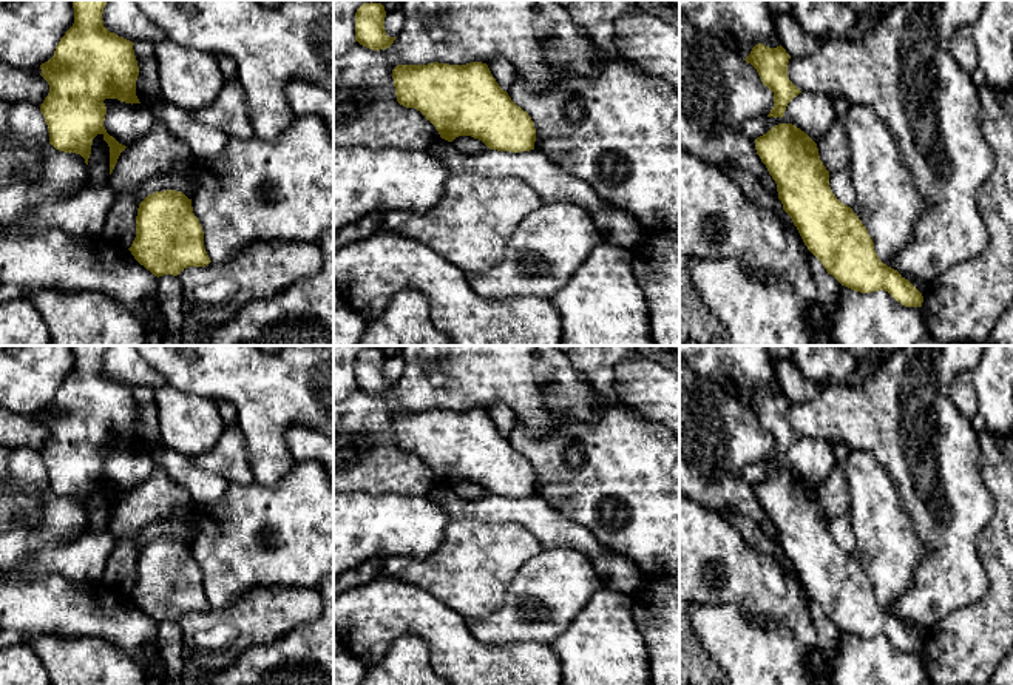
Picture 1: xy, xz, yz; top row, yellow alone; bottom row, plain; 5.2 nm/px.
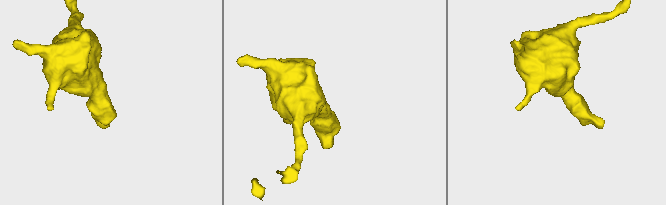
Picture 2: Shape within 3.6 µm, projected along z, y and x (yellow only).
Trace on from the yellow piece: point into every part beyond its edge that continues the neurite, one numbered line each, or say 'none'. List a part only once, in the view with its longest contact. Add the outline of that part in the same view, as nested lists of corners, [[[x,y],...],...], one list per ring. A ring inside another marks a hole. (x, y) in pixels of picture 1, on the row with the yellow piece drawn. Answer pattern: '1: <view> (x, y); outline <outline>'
none

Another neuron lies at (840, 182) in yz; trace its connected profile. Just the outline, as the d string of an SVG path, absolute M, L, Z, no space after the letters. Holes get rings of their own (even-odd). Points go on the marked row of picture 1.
M849 168L829 173L829 187L835 197L845 205L851 207L855 204L855 188Z

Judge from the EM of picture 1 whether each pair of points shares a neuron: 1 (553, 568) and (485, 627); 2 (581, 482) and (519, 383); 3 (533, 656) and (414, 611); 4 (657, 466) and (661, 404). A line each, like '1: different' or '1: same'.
1: same
2: different
3: same
4: different

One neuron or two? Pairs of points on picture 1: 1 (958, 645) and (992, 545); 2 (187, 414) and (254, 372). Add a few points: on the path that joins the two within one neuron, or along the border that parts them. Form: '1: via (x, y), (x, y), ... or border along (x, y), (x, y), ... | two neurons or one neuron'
1: via (982, 620), (996, 607), (996, 570) | one neuron
2: border along (178, 389), (215, 400) | two neurons

